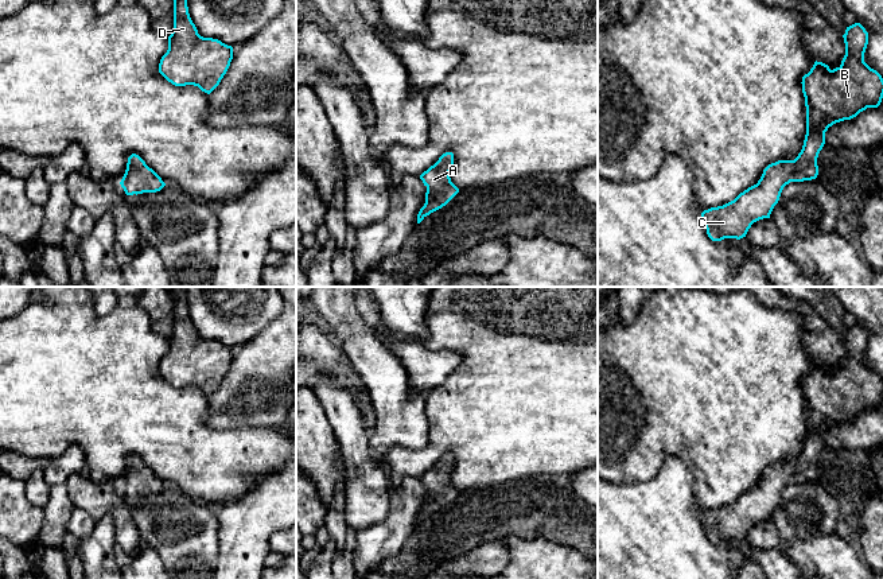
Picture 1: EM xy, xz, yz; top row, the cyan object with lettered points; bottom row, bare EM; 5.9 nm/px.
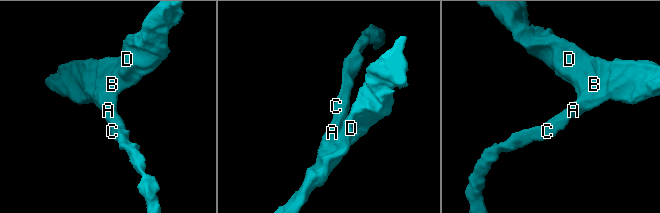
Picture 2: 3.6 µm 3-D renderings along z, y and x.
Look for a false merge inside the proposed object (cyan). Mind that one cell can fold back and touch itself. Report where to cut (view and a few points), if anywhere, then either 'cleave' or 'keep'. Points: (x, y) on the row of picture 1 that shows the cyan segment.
no cut | keep

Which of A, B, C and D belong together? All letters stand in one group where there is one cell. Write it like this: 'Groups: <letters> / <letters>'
Groups: A B C D

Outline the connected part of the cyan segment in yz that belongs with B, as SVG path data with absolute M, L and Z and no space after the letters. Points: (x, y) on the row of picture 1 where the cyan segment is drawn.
M855 23L847 27L843 38L845 55L839 67L831 70L828 65L816 61L802 77L806 135L801 152L794 160L769 164L758 183L734 201L704 210L701 219L712 241L740 240L754 222L770 218L786 184L817 178L817 158L828 128L880 105L883 78L864 62L868 32L860 23Z

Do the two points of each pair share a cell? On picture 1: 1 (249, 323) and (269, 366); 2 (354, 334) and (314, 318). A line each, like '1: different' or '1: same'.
1: different
2: different

